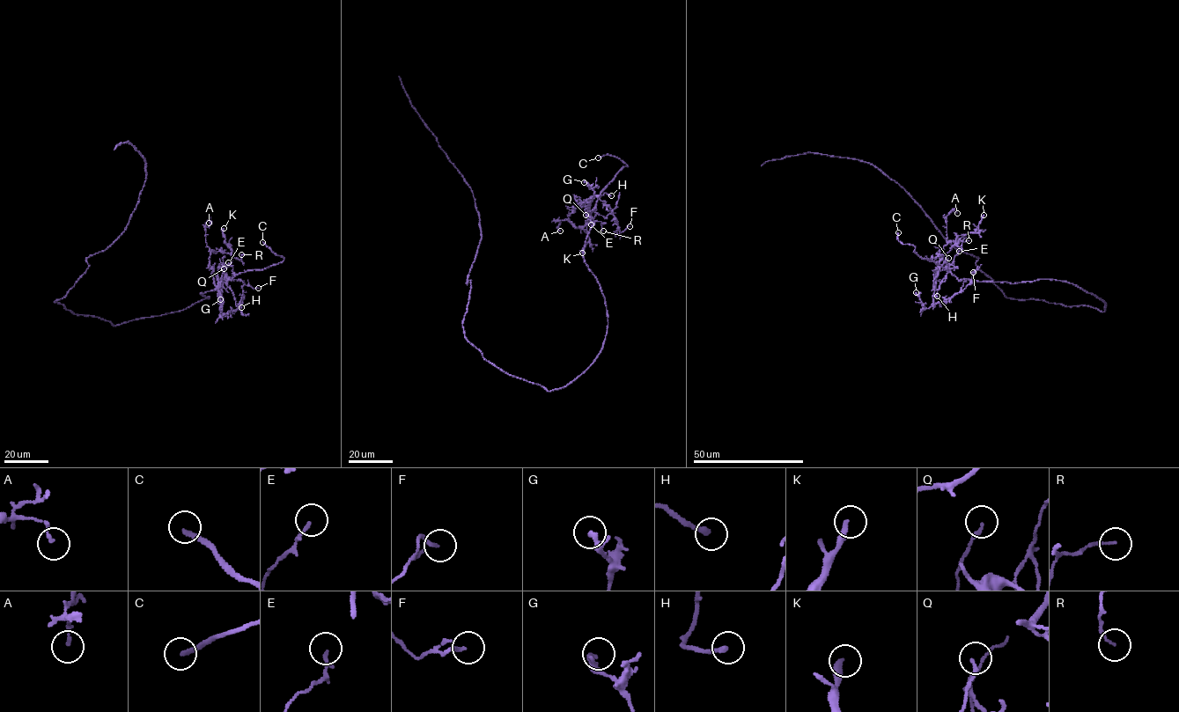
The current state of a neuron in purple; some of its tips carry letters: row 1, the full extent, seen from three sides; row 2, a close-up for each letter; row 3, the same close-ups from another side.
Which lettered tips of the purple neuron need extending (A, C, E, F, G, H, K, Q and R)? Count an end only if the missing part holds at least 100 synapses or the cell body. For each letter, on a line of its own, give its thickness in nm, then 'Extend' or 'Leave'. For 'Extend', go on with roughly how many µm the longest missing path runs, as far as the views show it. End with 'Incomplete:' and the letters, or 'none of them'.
A: Thickness 140 nm. Leave
C: Thickness 200 nm. Extend. Missing length about 20 µm
E: Thickness 130 nm. Leave
F: Thickness 140 nm. Leave
G: Thickness 300 nm. Leave
H: Thickness 240 nm. Leave
K: Thickness 280 nm. Leave
Q: Thickness 160 nm. Leave
R: Thickness 130 nm. Leave
Incomplete: C

